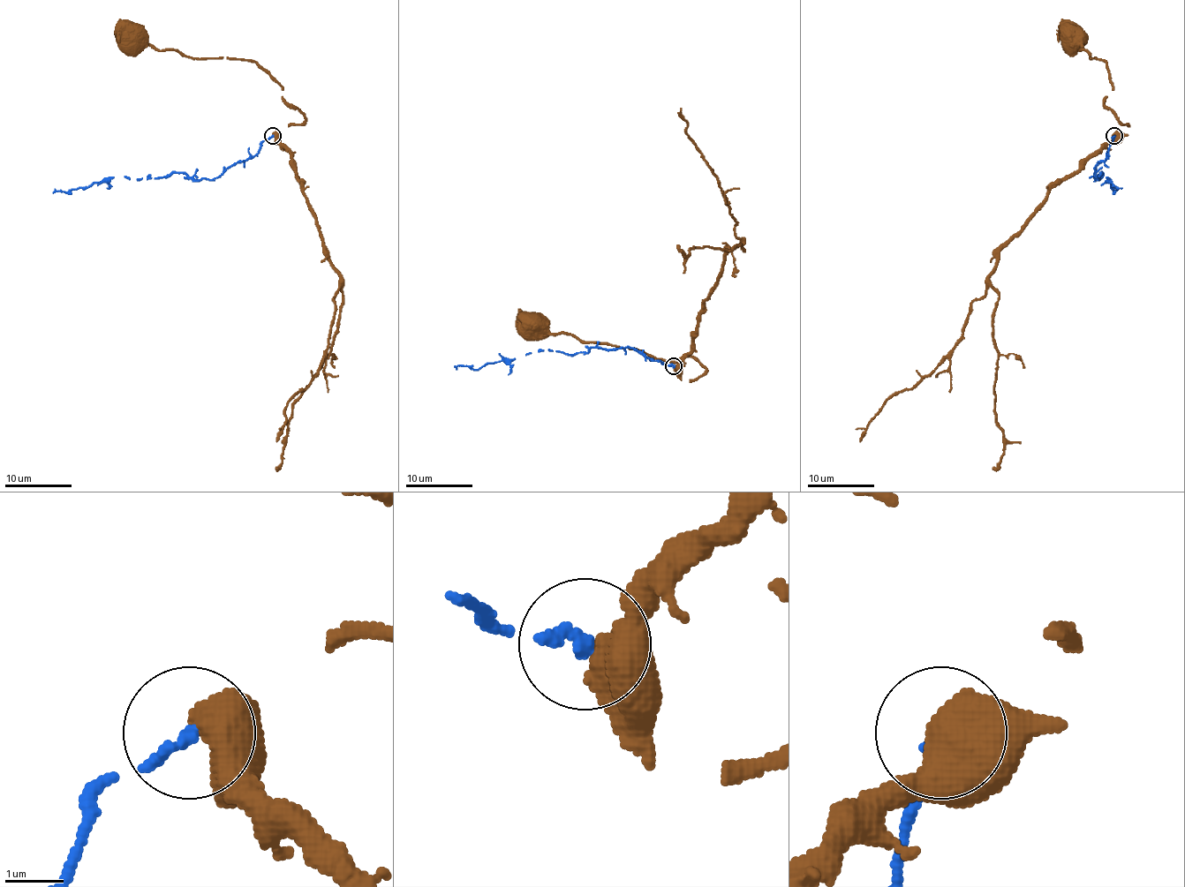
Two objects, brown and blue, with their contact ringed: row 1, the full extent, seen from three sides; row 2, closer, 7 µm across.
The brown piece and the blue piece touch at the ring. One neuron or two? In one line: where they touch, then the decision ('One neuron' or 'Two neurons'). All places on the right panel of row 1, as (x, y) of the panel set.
Place: (1113, 136). One neuron

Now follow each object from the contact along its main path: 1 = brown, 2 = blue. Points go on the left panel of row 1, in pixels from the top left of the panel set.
1: (274, 135), (302, 124), (304, 115), (253, 62), (183, 56), (132, 36)
2: (272, 135), (257, 154), (213, 179), (190, 179), (181, 172), (162, 177), (109, 177), (67, 192), (55, 189)

